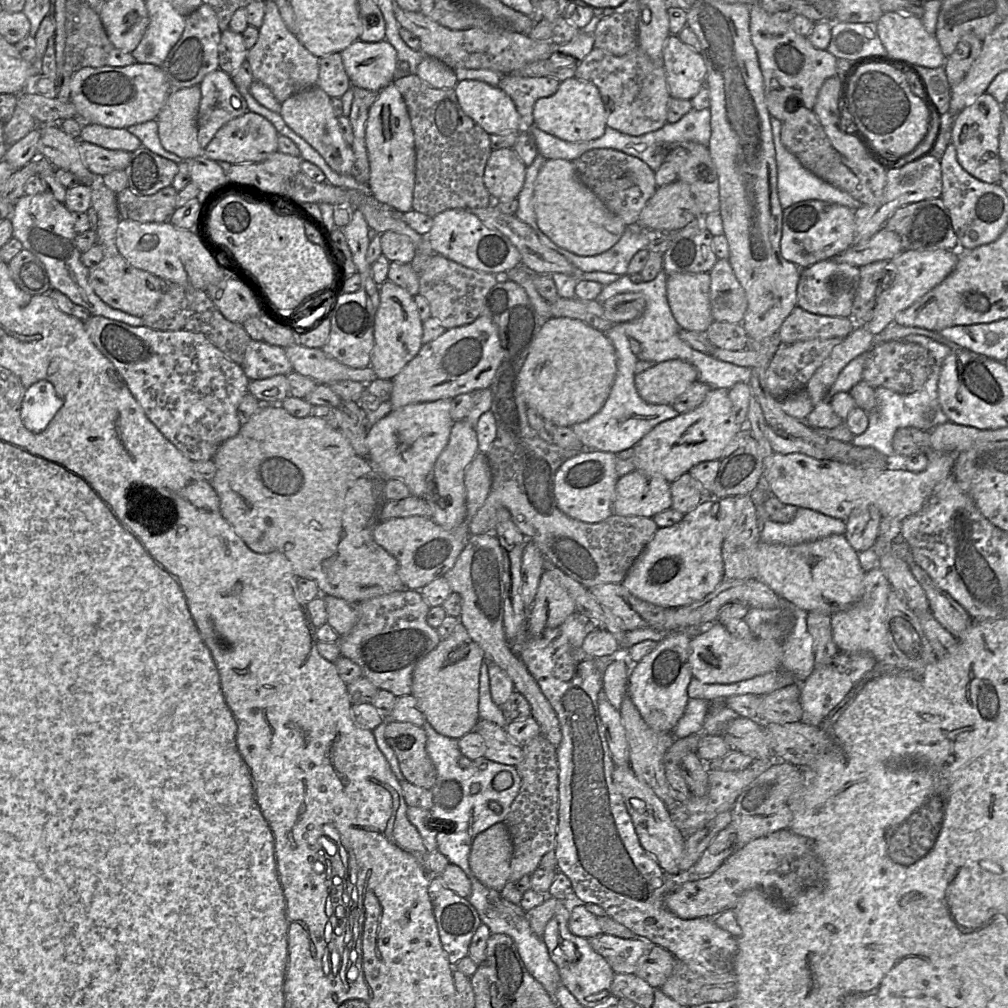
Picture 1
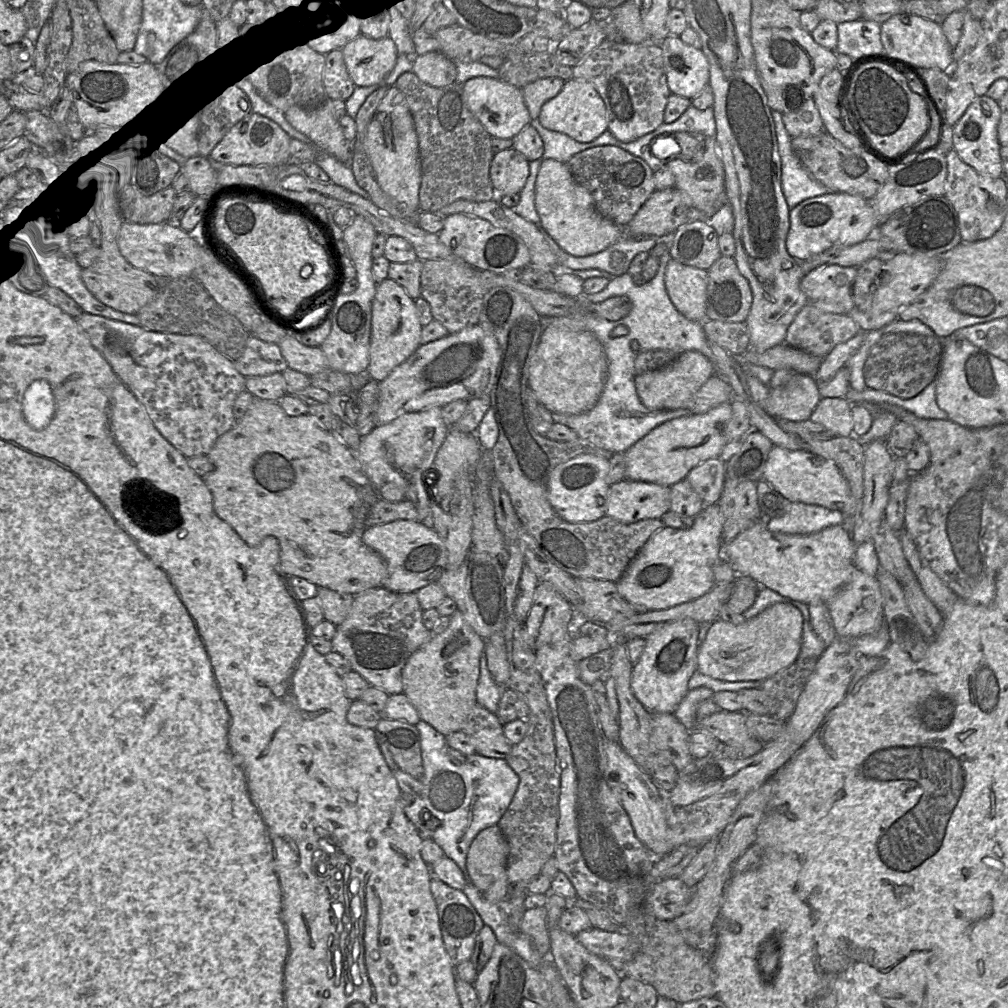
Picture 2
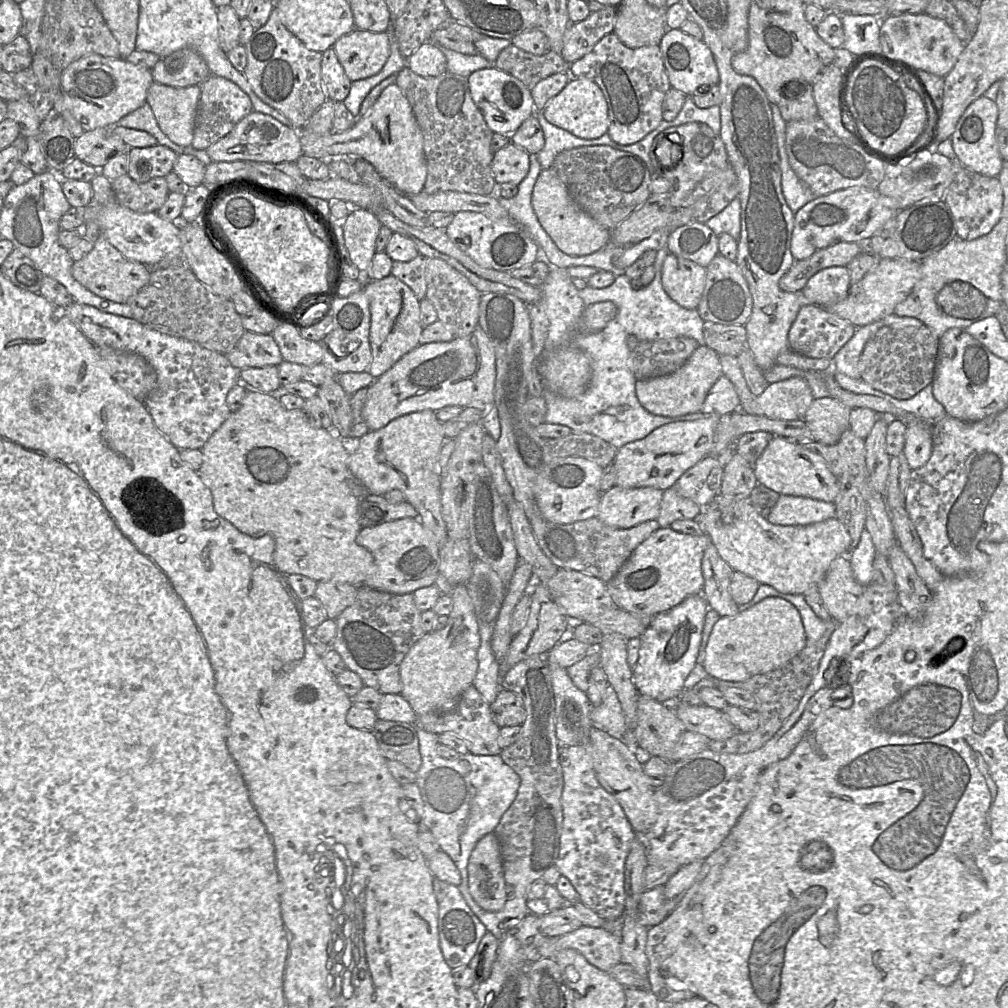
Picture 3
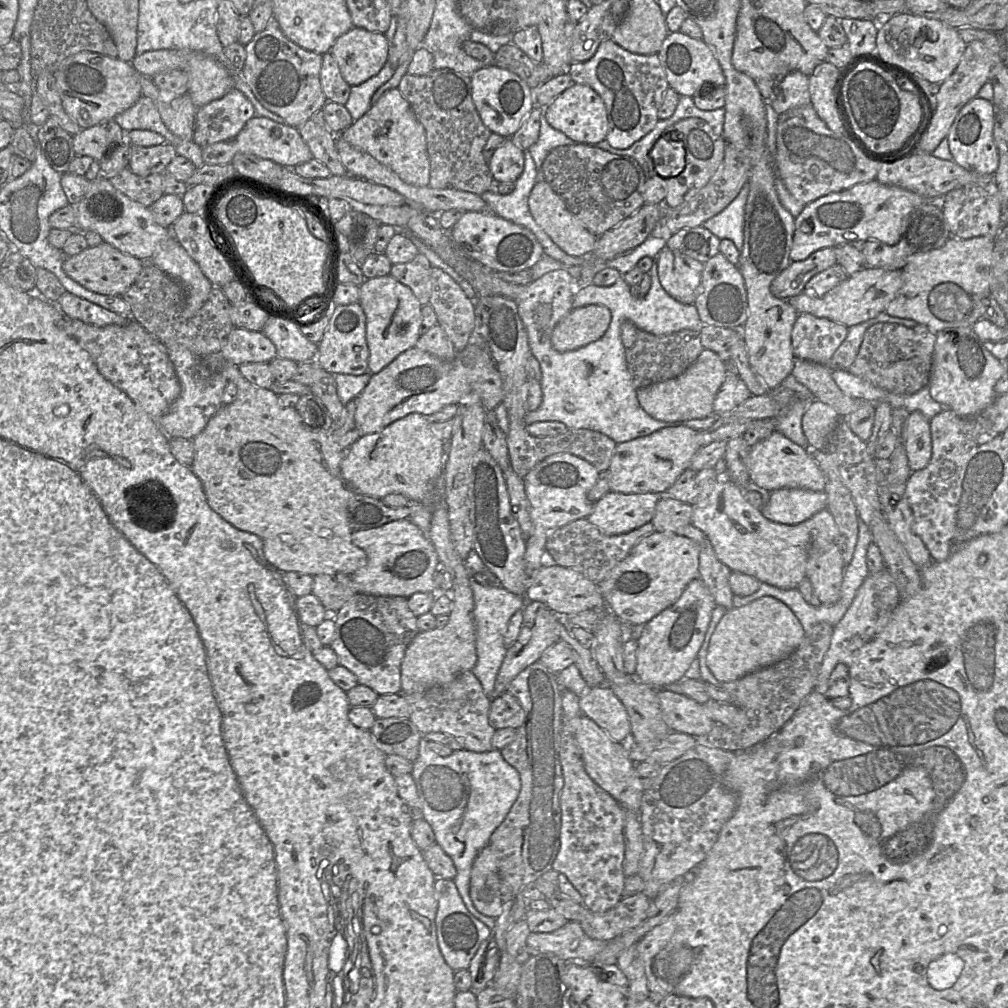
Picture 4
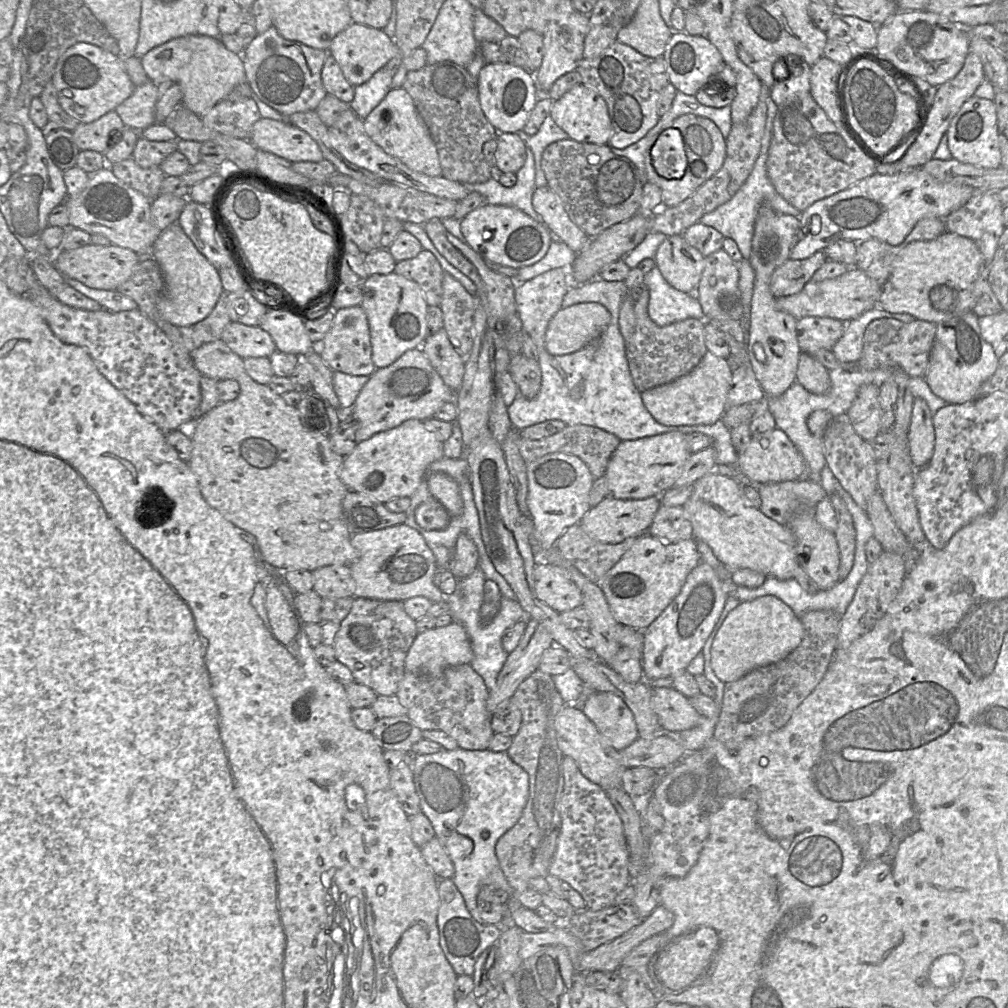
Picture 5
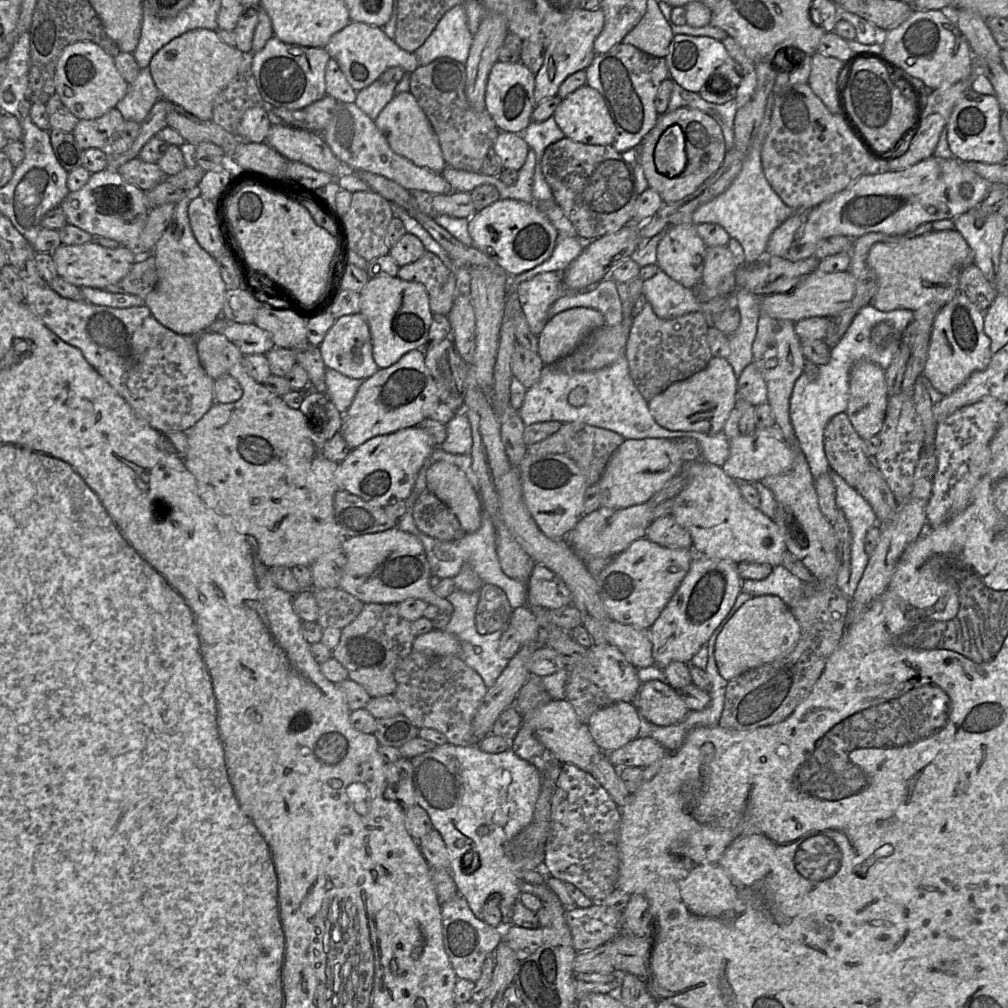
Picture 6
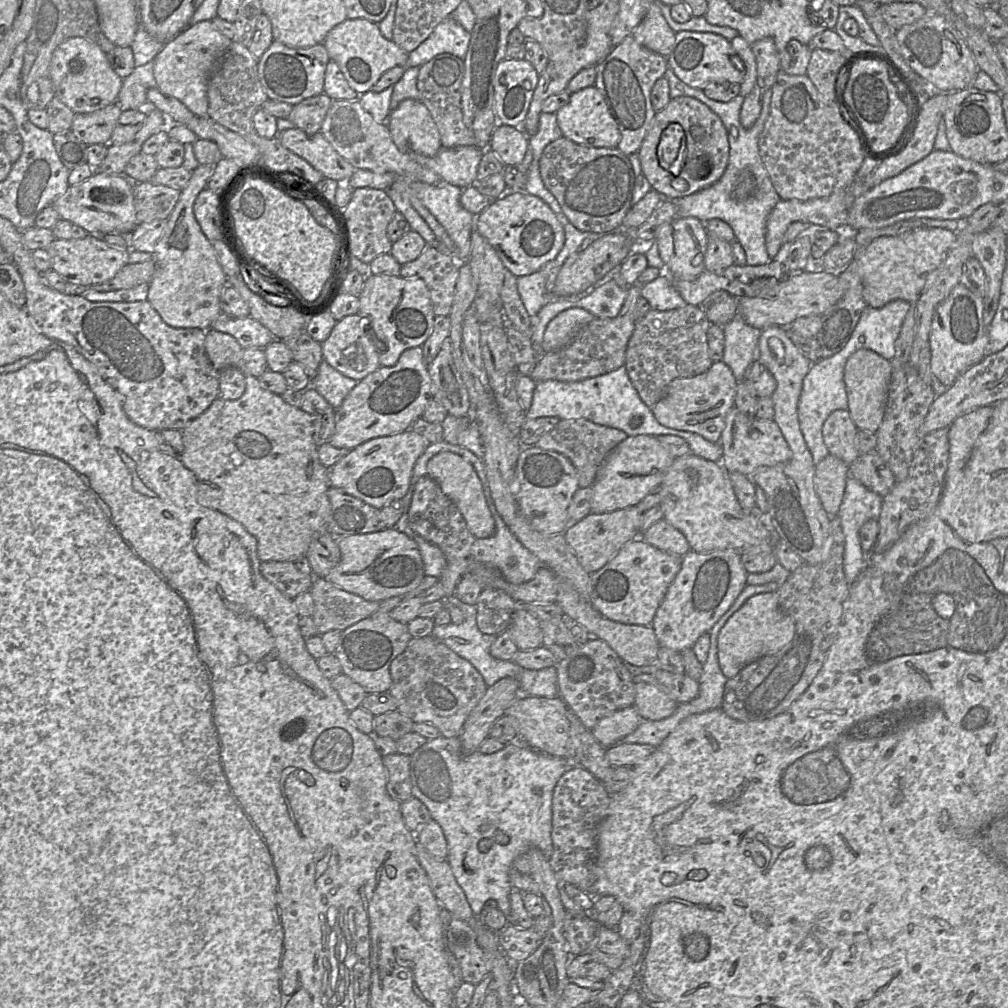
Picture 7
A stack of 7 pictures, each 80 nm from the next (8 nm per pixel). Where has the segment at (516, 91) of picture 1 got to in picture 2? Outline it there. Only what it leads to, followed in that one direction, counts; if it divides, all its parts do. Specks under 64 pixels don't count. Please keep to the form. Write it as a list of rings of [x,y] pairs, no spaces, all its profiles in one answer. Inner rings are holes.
[[[545,77],[521,88],[523,99],[532,120],[538,118],[542,106],[555,97],[563,88],[565,80],[559,77]]]

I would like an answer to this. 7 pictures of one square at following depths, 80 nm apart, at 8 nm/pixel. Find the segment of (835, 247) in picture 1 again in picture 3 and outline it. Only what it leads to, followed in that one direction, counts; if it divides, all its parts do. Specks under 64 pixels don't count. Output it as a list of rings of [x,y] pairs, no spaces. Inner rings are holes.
[[[852,187],[815,198],[794,214],[791,254],[802,261],[836,242],[865,245],[897,212],[882,203],[877,189]]]

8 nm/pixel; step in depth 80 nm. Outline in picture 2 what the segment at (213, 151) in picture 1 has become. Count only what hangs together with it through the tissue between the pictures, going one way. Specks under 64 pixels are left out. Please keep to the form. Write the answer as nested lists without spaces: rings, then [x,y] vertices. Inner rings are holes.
[[[254,112],[232,126],[209,155],[213,163],[252,166],[283,166],[291,159],[291,137],[274,121]]]

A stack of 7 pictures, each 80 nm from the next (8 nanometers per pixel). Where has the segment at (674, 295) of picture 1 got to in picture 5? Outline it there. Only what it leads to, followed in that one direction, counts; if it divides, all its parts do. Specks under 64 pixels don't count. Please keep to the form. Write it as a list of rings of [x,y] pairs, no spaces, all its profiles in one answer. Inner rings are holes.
[[[682,235],[667,236],[658,247],[654,260],[664,279],[673,288],[688,294],[695,292],[705,268],[705,257],[688,244]]]

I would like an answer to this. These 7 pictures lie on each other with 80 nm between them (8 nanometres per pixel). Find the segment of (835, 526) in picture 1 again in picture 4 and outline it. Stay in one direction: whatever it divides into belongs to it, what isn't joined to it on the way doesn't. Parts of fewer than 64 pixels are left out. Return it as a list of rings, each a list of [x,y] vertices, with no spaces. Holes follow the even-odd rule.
[[[782,488],[770,493],[770,498],[761,512],[770,521],[797,525],[825,508],[827,508],[825,491]]]

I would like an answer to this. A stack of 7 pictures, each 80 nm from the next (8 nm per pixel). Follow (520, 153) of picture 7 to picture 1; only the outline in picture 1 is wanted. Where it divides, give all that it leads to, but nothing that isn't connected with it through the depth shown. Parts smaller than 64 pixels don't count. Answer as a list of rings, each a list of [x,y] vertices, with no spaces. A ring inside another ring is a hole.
[[[513,148],[491,151],[483,181],[492,199],[497,202],[517,198],[524,185],[526,168]]]

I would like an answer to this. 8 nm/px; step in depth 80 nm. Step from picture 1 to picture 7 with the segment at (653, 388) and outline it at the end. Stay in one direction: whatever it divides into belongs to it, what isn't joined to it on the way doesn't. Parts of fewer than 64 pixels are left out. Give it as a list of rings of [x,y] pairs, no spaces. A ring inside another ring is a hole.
[[[723,361],[713,362],[702,374],[671,381],[664,397],[651,410],[665,427],[693,432],[713,443],[720,442],[726,416],[735,405],[738,383],[729,366]]]

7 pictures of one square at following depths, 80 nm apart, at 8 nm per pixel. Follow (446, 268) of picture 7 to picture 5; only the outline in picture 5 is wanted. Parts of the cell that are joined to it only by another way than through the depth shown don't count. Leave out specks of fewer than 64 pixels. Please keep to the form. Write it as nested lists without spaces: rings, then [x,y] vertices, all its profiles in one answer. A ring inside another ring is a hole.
[[[423,249],[415,258],[397,262],[394,273],[416,282],[428,306],[440,306],[445,271],[431,252]]]

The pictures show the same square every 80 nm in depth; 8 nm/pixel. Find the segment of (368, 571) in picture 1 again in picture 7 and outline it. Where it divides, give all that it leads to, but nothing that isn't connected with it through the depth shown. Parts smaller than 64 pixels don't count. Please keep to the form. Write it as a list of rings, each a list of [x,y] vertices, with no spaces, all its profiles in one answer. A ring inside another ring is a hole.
[[[208,329],[205,351],[213,367],[218,371],[227,367],[242,369],[243,348],[230,334]],[[245,373],[246,388],[243,395],[236,400],[225,400],[218,397],[197,418],[192,420],[181,430],[183,436],[183,452],[178,455],[183,465],[195,476],[197,481],[197,501],[201,506],[216,510],[240,523],[247,532],[257,540],[257,556],[261,562],[293,562],[305,557],[309,544],[316,532],[327,531],[329,516],[328,490],[331,487],[329,481],[330,468],[325,467],[318,457],[318,445],[316,433],[321,428],[320,416],[312,415],[300,407],[294,407],[283,400],[279,394],[264,389],[258,379],[250,373]]]

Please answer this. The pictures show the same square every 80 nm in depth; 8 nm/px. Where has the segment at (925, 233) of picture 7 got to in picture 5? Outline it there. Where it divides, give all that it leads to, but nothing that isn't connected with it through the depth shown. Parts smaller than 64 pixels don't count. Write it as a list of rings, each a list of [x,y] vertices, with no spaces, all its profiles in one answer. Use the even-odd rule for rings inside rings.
[[[945,231],[935,239],[913,241],[894,257],[889,278],[882,286],[878,306],[890,313],[907,313],[918,320],[940,324],[973,311],[973,286],[984,273],[984,258],[977,244],[970,238]]]

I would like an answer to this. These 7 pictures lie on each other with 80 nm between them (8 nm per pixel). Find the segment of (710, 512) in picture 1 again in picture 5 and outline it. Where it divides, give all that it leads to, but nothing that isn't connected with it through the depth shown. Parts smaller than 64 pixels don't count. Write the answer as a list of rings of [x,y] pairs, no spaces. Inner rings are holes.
[[[644,534],[598,585],[616,621],[644,631],[680,593],[687,576],[699,563],[700,556],[693,539],[672,543]]]

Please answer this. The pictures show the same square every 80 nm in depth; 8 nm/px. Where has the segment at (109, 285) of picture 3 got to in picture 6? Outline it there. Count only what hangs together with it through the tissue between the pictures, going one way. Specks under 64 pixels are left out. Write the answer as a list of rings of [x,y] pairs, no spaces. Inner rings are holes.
[[[96,238],[80,245],[61,244],[52,253],[58,276],[75,286],[86,286],[103,289],[115,284],[123,279],[129,272],[134,261],[134,250],[119,246],[117,248],[107,248],[99,245]]]

